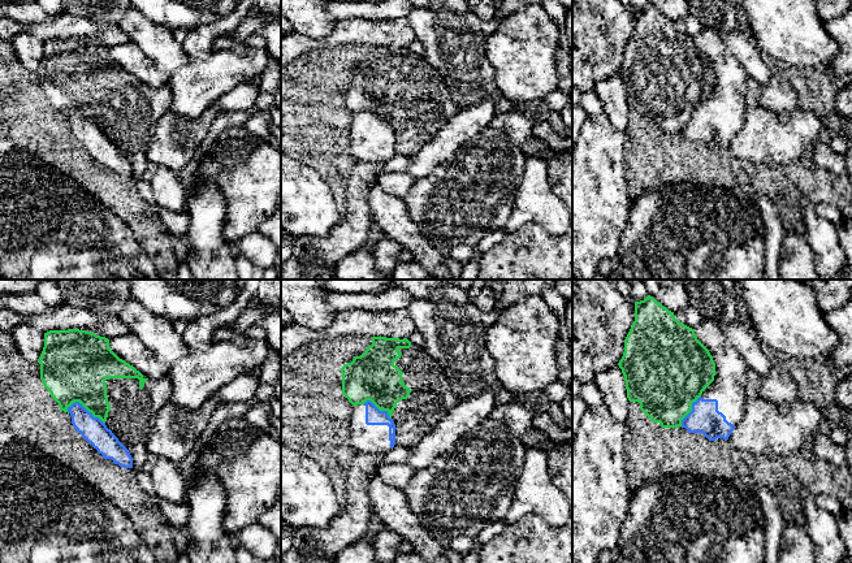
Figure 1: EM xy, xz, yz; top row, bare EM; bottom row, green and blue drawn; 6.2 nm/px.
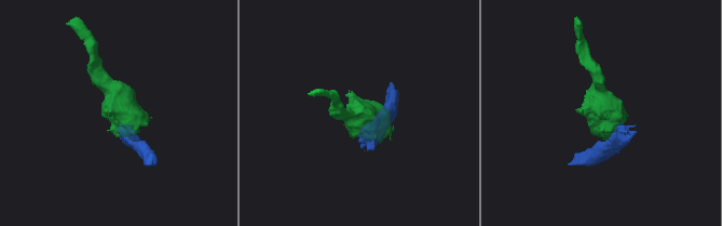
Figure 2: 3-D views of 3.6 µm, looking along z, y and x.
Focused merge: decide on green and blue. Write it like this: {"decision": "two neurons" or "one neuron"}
{"decision": "two neurons"}

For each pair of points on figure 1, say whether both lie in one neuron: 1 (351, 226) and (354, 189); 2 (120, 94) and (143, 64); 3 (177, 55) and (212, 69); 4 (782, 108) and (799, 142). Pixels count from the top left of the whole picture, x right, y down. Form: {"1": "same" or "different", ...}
{"1": "same", "2": "different", "3": "different", "4": "different"}

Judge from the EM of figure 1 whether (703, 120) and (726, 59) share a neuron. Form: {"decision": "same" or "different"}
{"decision": "same"}

